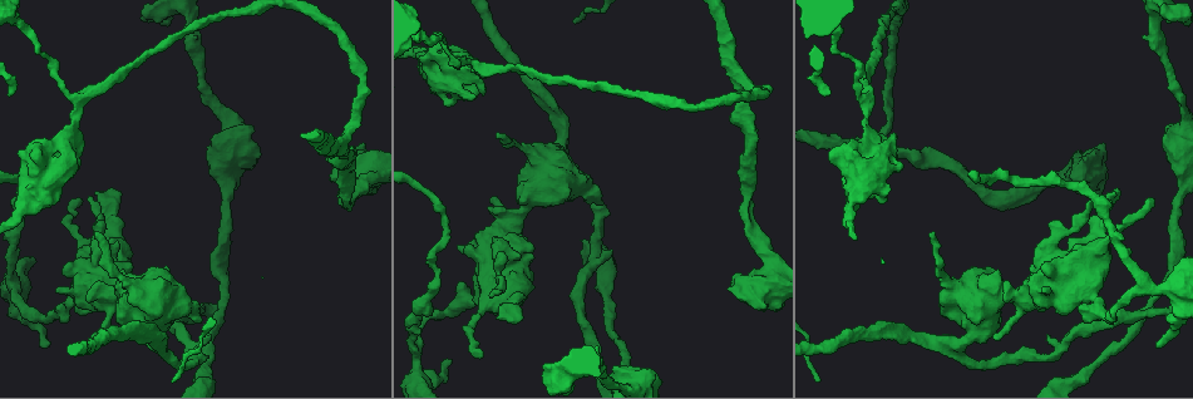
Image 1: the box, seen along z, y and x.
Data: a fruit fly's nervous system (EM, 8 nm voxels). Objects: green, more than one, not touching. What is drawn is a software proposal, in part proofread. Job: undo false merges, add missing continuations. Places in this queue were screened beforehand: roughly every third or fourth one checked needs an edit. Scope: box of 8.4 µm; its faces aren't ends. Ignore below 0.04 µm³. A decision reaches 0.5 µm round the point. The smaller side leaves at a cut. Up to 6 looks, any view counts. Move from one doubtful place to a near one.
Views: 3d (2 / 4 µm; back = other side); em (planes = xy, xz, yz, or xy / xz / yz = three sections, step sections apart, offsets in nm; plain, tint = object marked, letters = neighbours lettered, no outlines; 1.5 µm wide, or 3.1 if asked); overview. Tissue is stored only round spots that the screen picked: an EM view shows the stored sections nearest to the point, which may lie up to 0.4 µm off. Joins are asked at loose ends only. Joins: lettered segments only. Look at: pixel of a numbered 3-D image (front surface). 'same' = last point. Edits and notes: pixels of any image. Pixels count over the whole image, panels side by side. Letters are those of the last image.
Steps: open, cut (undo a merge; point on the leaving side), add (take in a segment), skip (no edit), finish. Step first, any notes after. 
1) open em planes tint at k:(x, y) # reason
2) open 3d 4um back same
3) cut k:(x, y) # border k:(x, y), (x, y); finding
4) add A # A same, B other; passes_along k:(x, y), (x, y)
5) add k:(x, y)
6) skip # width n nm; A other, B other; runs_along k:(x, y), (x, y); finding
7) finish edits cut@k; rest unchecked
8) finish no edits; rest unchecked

open 3d 2um back at 1:(852, 62) # a narrow waist

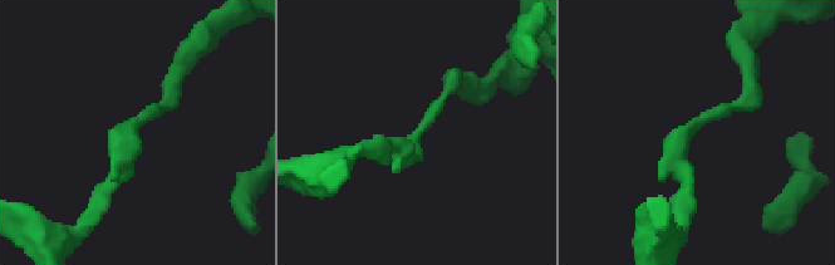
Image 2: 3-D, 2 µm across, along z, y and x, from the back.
open em xy step 4 tint at 2:(417, 139)

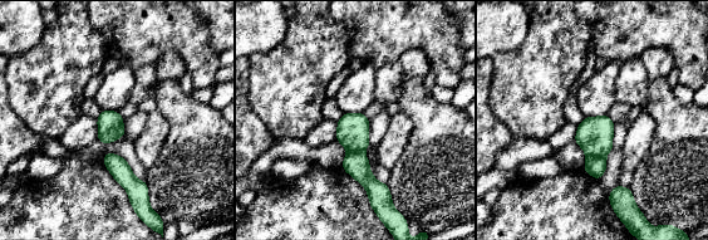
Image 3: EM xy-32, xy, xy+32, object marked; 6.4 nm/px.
open em xy step 4 letters same # see the neighbours

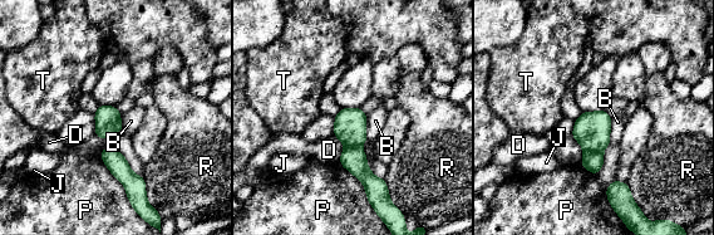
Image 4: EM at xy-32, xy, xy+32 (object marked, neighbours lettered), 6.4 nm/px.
cut 4:(591, 130) # B other, D other, J other, P other, R other, T other; border 4:(585, 151), (601, 152); two neurons meet here

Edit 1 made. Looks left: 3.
open 3d 4um at 1:(476, 296) # sudden change in width

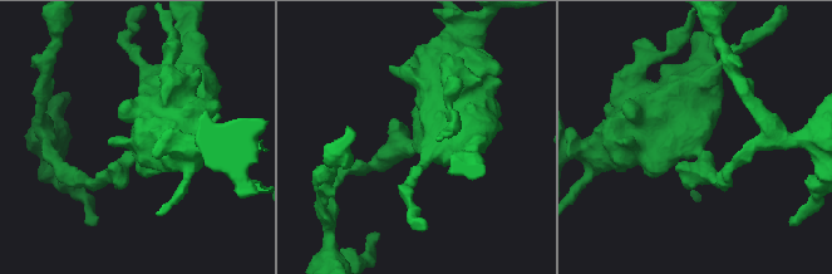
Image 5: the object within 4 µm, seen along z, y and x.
open em 3.1um planes letters at 5:(699, 151) # arm_widths 180, 850 nm; shape alone is not enough

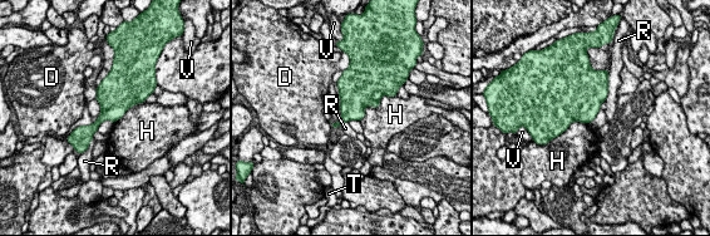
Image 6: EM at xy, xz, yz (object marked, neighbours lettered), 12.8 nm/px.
skip # width 320 nm; D other, H other, R other, T other, V other; border 6:(609, 75), (609, 93), (605, 101); all the same neuron

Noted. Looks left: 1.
finish edits cut@4; rest unchecked

